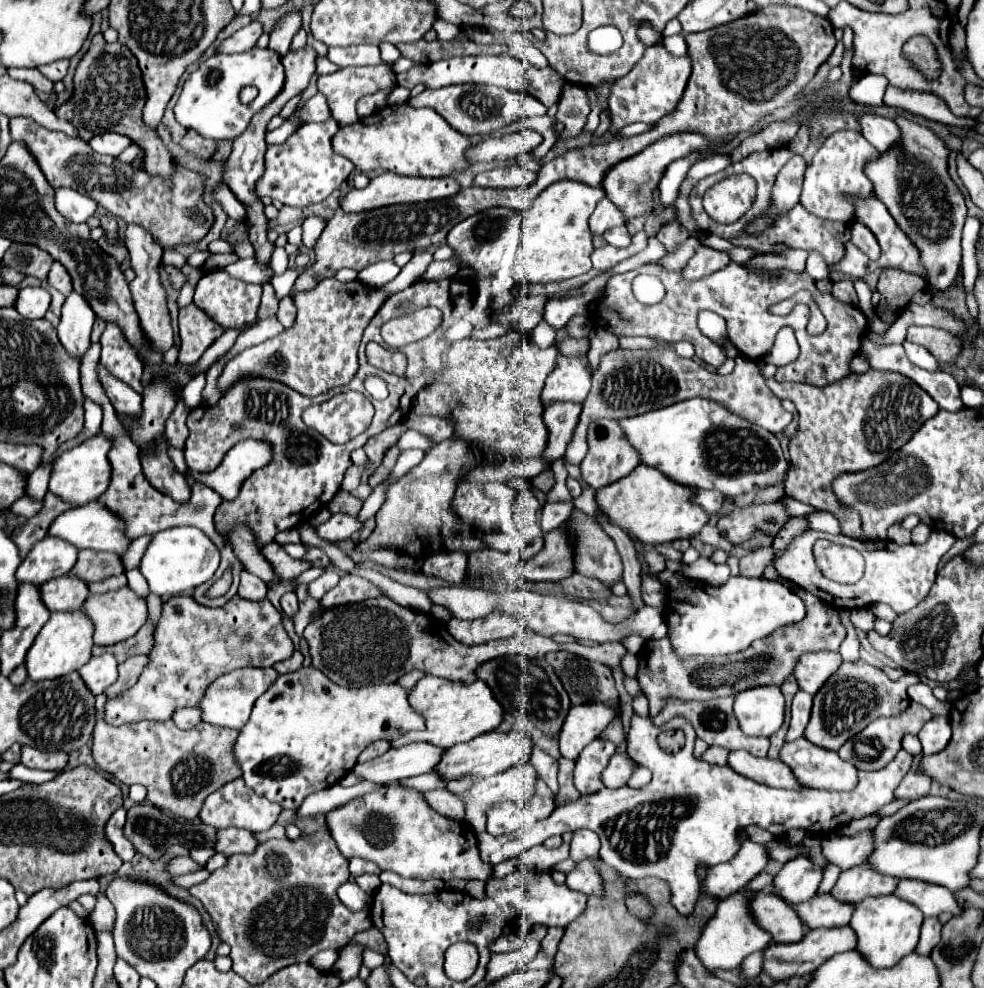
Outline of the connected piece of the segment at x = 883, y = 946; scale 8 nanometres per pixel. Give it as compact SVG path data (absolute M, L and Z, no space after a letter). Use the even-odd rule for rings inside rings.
M880 895L864 899L856 905L856 911L852 915L850 927L858 935L858 951L870 961L874 967L894 967L902 957L910 955L920 939L920 927L922 927L924 915L908 903L906 899L900 899L898 895Z

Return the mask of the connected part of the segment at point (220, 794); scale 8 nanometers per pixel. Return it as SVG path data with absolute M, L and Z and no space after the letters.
M234 779L230 783L226 783L224 787L220 787L218 791L214 791L212 795L208 795L208 799L204 799L202 803L202 811L200 811L200 821L206 825L212 825L216 829L226 829L226 827L240 827L240 829L248 829L248 831L266 831L270 829L278 815L280 815L282 807L278 807L278 803L270 803L266 797L250 791L250 787L246 787L244 779Z

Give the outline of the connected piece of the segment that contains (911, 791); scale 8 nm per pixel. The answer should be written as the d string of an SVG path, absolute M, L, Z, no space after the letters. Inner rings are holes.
M918 753L914 757L910 771L906 773L904 781L896 789L896 799L906 797L906 799L914 801L922 795L928 795L928 775L922 771L922 757L924 757L924 753Z

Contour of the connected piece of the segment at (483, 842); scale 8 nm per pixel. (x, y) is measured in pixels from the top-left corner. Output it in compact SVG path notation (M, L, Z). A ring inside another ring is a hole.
M488 833L478 835L478 849L480 849L482 861L492 863L492 865L500 863L500 857L498 857L498 845L500 845L500 837L494 837L494 835L488 835Z

